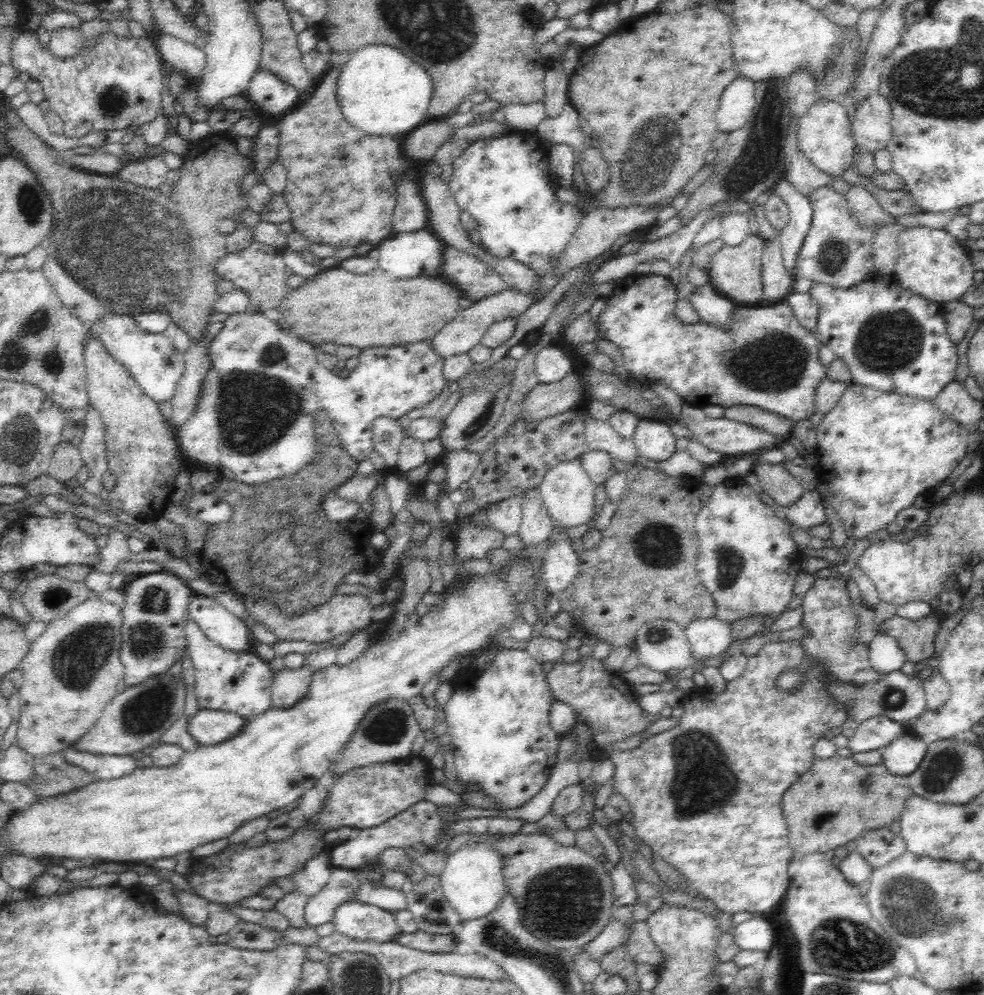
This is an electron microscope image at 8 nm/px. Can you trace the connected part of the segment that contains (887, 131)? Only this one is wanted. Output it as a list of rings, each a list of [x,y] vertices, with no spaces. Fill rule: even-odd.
[[[868,96],[866,102],[856,106],[854,118],[851,129],[855,144],[872,153],[887,148],[893,134],[891,106],[885,98]]]

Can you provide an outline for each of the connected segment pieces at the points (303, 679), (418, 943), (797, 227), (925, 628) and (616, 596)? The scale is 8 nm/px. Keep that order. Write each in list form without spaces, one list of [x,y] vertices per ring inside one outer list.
[[[306,665],[296,669],[280,669],[273,673],[271,684],[272,707],[295,705],[307,691],[313,671]]]
[[[421,930],[398,933],[392,940],[394,944],[401,944],[414,950],[431,952],[432,954],[452,952],[456,944],[455,934],[430,934]]]
[[[784,176],[774,183],[770,191],[782,198],[789,210],[789,221],[780,231],[779,240],[781,241],[784,265],[791,277],[794,278],[796,257],[810,228],[813,208],[809,198],[792,186],[792,182],[786,180]]]
[[[934,611],[920,620],[908,620],[894,615],[882,624],[882,629],[898,639],[898,644],[906,653],[906,660],[921,665],[932,657],[934,635],[943,619]]]
[[[637,463],[632,465],[629,470],[625,470],[625,473],[627,476],[627,488],[615,505],[615,512],[609,527],[601,532],[601,540],[593,550],[584,551],[578,555],[579,574],[576,576],[574,584],[572,584],[568,590],[556,594],[556,597],[558,597],[560,601],[562,611],[570,612],[572,616],[582,622],[589,630],[596,632],[602,642],[612,644],[614,647],[634,646],[638,628],[652,619],[671,620],[677,622],[685,629],[693,620],[716,616],[716,601],[714,601],[714,597],[704,588],[696,572],[696,561],[699,554],[699,538],[697,537],[695,529],[695,518],[701,508],[700,492],[698,491],[701,483],[694,478],[686,478],[685,476],[673,477],[659,469],[653,469],[651,467],[645,468]]]

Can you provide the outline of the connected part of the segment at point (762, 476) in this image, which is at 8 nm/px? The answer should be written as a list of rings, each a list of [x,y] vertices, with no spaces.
[[[760,463],[753,466],[751,472],[758,476],[764,492],[782,506],[788,506],[804,496],[800,480],[788,473],[782,463]]]

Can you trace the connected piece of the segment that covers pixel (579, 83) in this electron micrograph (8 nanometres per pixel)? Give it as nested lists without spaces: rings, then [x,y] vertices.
[[[706,2],[696,8],[676,12],[676,14],[658,14],[654,10],[640,17],[623,22],[620,26],[594,46],[584,49],[578,58],[578,65],[569,80],[569,101],[574,105],[579,116],[582,116],[593,130],[595,137],[601,142],[600,150],[607,162],[610,182],[608,186],[596,192],[596,197],[602,199],[602,206],[618,208],[628,205],[666,205],[676,198],[679,190],[694,176],[694,173],[705,163],[706,152],[712,149],[714,137],[719,131],[716,122],[716,112],[723,90],[736,78],[739,68],[734,61],[734,45],[730,31],[730,16],[712,2]]]

